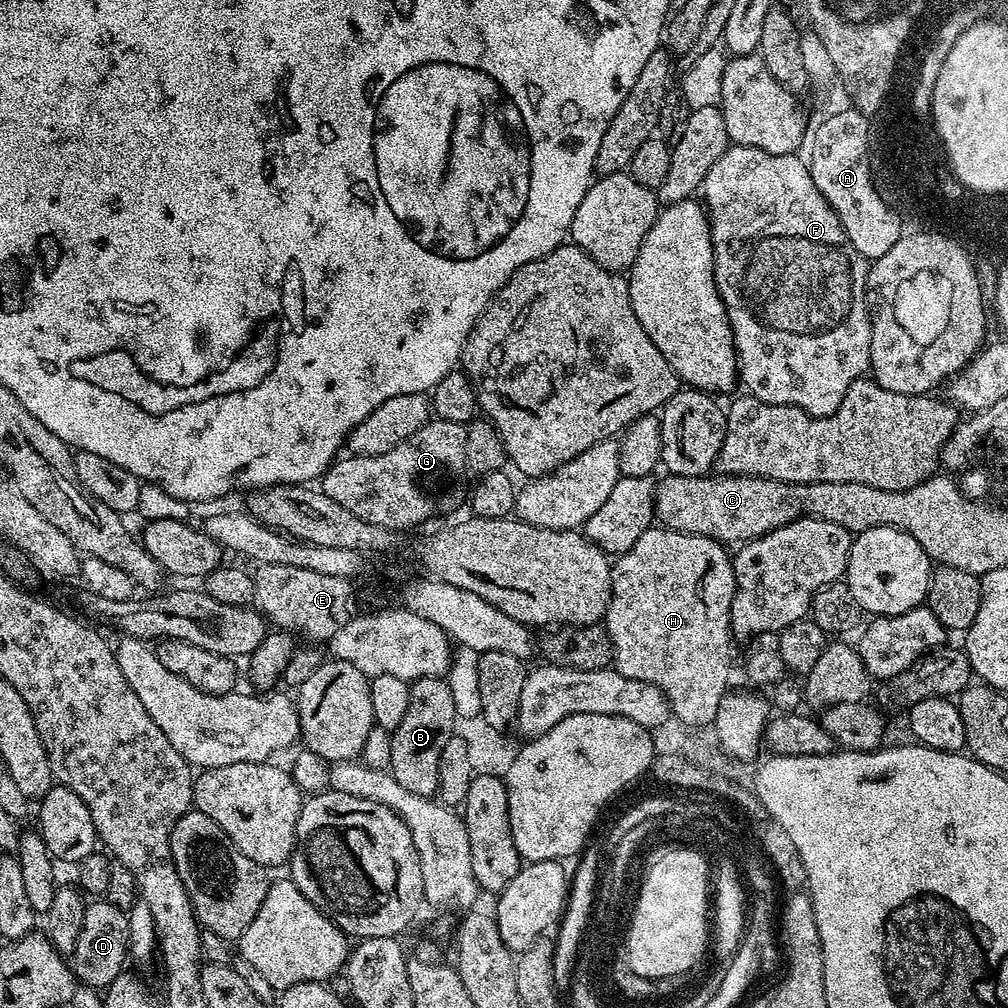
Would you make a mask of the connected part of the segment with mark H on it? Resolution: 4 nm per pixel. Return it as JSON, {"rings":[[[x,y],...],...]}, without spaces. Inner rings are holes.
{"rings":[[[663,526],[646,529],[631,550],[615,557],[612,564],[612,597],[602,626],[608,631],[612,643],[616,671],[662,689],[671,715],[677,716],[682,723],[692,728],[700,728],[703,724],[712,726],[718,704],[730,688],[728,675],[732,672],[732,603],[735,593],[736,575],[730,552],[721,541]]]}

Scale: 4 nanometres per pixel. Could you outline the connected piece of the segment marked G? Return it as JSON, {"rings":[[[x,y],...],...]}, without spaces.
{"rings":[[[429,419],[418,434],[410,434],[406,442],[398,442],[394,450],[377,456],[353,456],[345,455],[337,459],[332,467],[322,477],[322,491],[338,506],[350,510],[350,514],[358,514],[362,522],[374,522],[374,526],[386,526],[397,530],[412,528],[415,524],[424,524],[451,508],[460,504],[460,499],[465,499],[466,484],[464,488],[464,476],[469,475],[466,462],[466,434],[465,425],[449,420]]]}

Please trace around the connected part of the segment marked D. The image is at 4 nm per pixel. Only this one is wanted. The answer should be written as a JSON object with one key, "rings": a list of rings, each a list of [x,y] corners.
{"rings":[[[96,898],[85,907],[85,917],[82,921],[82,930],[70,955],[70,967],[77,981],[84,988],[106,990],[125,971],[124,963],[129,963],[128,954],[128,913],[125,909],[114,906],[106,898]]]}

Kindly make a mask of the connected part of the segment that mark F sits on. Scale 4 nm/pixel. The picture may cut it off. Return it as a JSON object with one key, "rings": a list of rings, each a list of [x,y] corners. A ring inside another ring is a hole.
{"rings":[[[732,144],[710,166],[704,179],[702,203],[712,225],[712,249],[714,250],[714,270],[716,289],[726,306],[728,321],[732,327],[732,337],[736,343],[738,359],[738,380],[745,384],[747,395],[771,404],[789,404],[804,408],[811,416],[830,416],[838,410],[846,390],[853,382],[861,379],[871,369],[870,342],[872,341],[872,317],[870,300],[866,295],[868,287],[869,261],[865,260],[858,250],[846,238],[846,230],[838,218],[838,214],[826,202],[824,195],[814,184],[807,163],[799,160],[799,155],[770,154],[766,150],[758,150],[754,146]]]}

